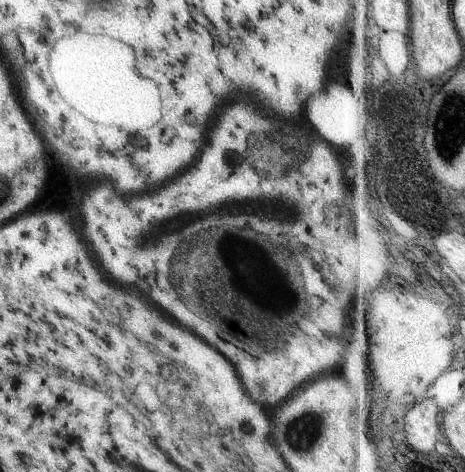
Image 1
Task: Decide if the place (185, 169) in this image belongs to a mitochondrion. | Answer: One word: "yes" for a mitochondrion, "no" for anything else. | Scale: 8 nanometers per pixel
no

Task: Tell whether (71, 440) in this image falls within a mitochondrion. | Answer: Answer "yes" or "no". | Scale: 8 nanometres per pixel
no

